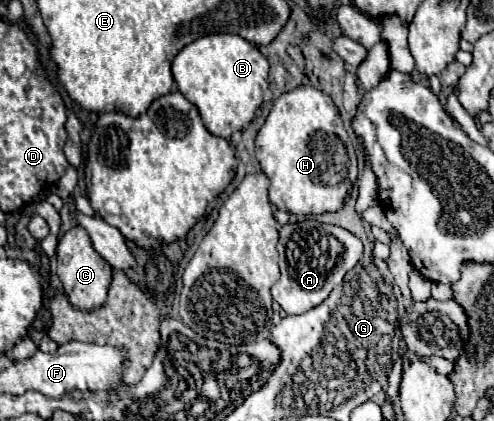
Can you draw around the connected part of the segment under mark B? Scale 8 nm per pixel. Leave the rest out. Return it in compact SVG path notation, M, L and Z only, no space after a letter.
M206 35L196 39L194 43L186 45L172 61L172 75L174 81L180 89L180 93L198 107L200 117L204 127L222 139L230 139L230 135L234 131L242 131L256 115L258 107L262 105L262 97L264 91L268 89L268 61L266 57L254 47L250 45L246 39L238 37L238 35Z

